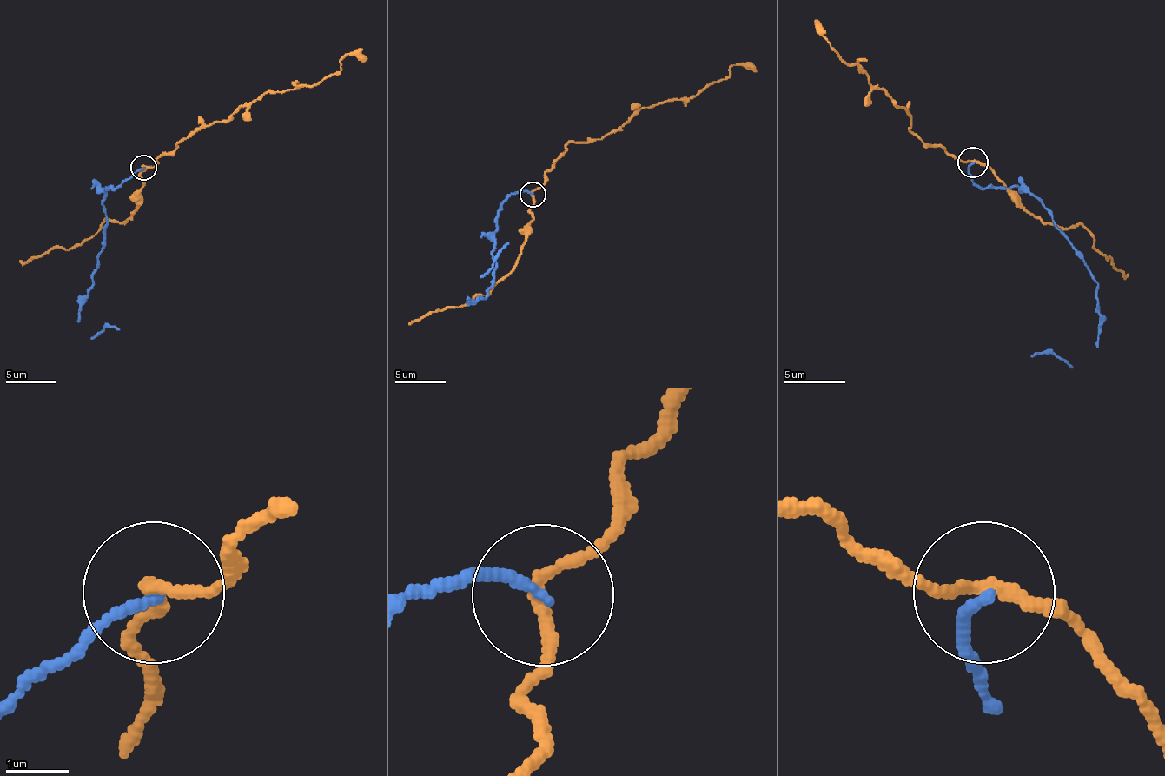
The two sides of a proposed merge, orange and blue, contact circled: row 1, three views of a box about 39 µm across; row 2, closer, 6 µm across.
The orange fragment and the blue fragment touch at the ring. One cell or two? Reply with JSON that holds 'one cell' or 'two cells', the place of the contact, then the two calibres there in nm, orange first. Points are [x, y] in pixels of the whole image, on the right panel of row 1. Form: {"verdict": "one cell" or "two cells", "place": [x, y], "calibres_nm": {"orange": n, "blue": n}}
{"verdict": "two cells", "place": [972, 162], "calibres_nm": {"orange": 180, "blue": 150}}

